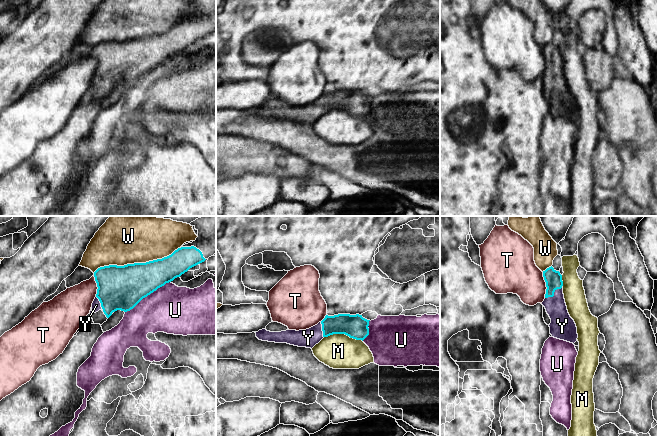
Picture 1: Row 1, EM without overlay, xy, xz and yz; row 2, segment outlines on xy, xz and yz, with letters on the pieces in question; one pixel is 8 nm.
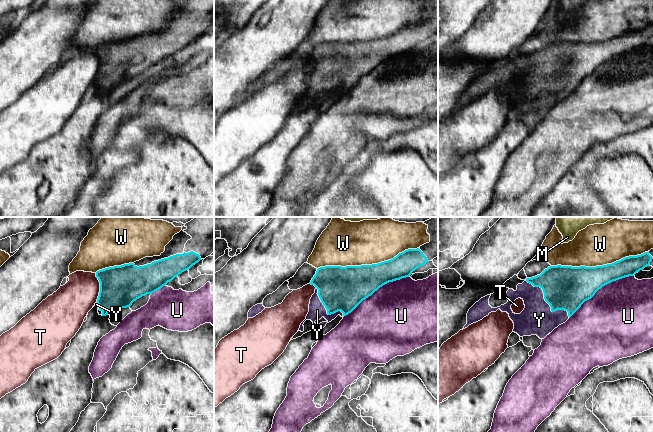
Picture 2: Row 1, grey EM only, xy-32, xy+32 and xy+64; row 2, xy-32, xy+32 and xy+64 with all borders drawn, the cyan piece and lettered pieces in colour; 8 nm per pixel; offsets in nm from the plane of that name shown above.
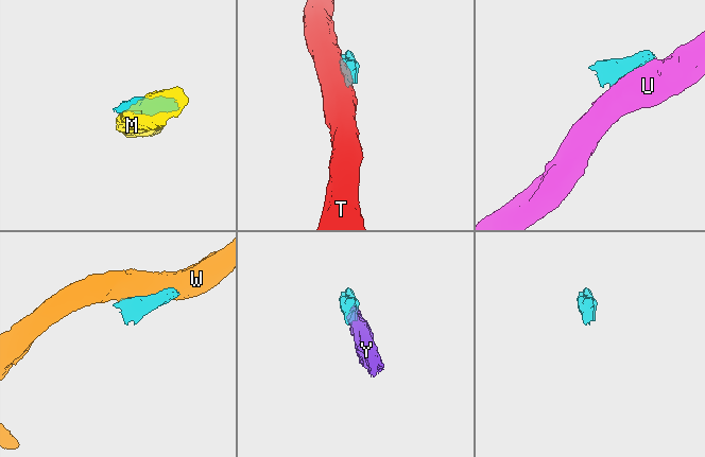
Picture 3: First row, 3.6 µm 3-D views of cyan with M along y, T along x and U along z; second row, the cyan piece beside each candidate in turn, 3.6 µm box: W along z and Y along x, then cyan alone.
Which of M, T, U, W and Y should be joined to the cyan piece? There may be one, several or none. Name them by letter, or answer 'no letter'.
Y

